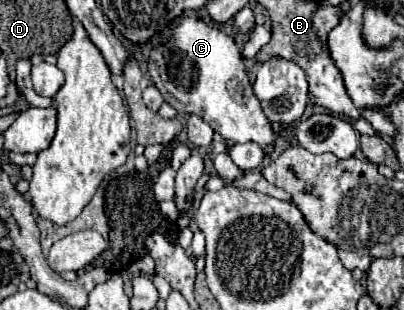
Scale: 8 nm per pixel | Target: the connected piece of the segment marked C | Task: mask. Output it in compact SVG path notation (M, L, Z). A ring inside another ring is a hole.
M183 16L169 44L163 44L151 52L149 72L153 84L163 94L163 98L185 114L197 114L215 132L233 144L257 142L267 154L273 152L273 130L271 122L261 110L257 96L249 84L247 72L243 68L241 52L233 38L219 32L211 22Z

